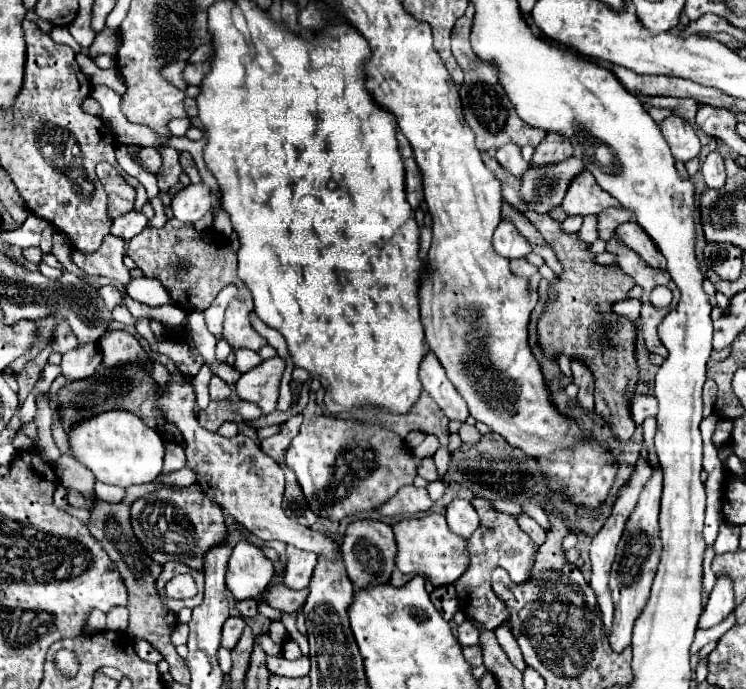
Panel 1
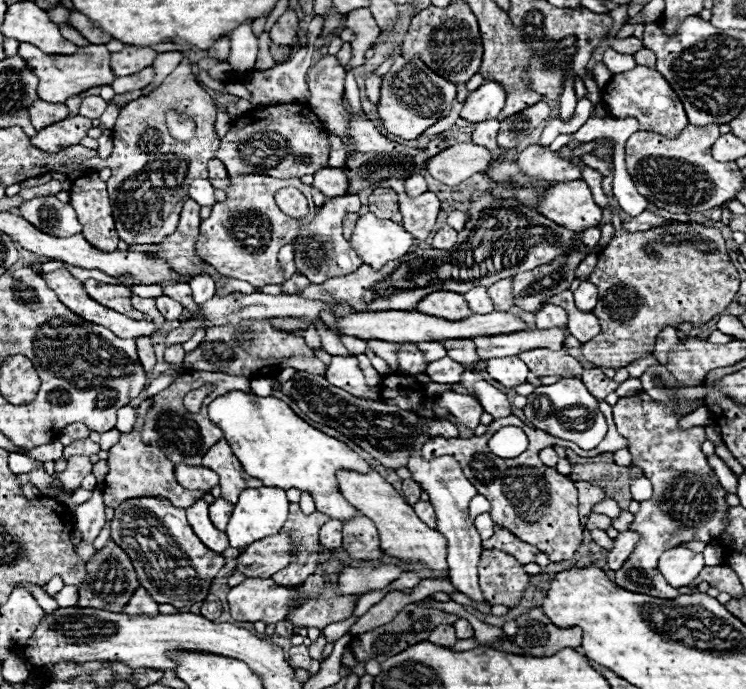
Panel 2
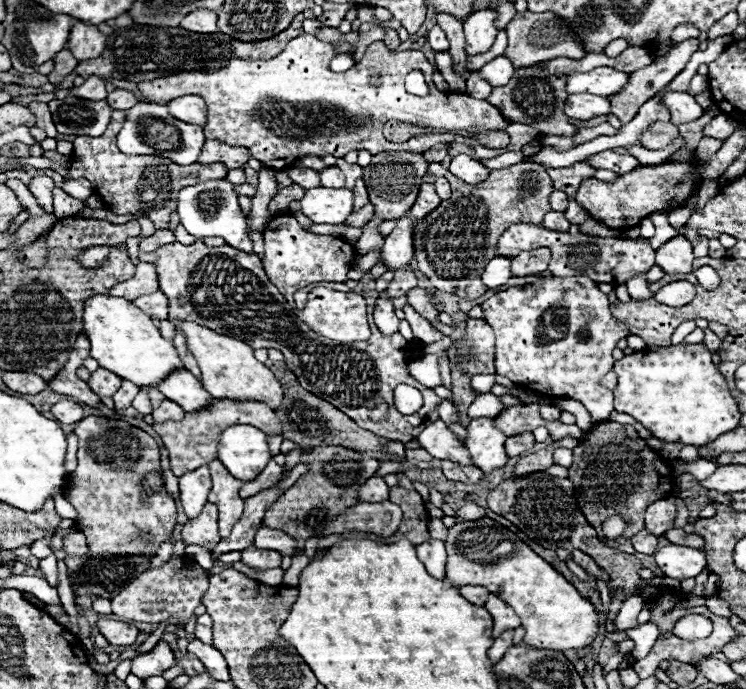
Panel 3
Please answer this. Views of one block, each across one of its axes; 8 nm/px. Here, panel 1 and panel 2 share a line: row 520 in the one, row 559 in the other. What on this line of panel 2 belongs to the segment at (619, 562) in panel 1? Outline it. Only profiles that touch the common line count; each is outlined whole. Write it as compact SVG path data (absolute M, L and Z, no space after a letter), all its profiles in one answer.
M624 396L614 406L614 422L618 426L618 432L624 438L630 438L628 450L632 452L632 462L634 466L644 470L644 476L650 478L654 486L652 498L646 502L640 502L640 510L634 514L632 532L640 534L640 542L636 544L636 550L630 554L624 566L616 570L614 582L624 590L632 590L636 594L650 594L656 598L676 598L678 596L678 590L668 586L668 582L664 582L662 574L656 570L658 558L662 552L676 548L684 542L692 542L692 540L710 544L724 532L724 518L728 516L728 508L730 508L726 502L726 490L720 488L714 470L708 466L708 460L700 450L702 442L706 440L704 428L694 426L690 430L680 430L678 420L680 416L676 416L670 408L662 406L660 402L650 400L648 396Z

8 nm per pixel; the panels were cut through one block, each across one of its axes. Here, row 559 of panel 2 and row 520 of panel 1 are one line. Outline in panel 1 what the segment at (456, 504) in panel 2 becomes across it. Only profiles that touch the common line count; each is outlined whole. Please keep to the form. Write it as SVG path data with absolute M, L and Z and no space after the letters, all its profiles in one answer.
M452 500L446 508L446 520L448 526L454 534L462 536L462 538L470 538L474 534L474 530L480 526L478 514L474 510L474 506L468 500Z

